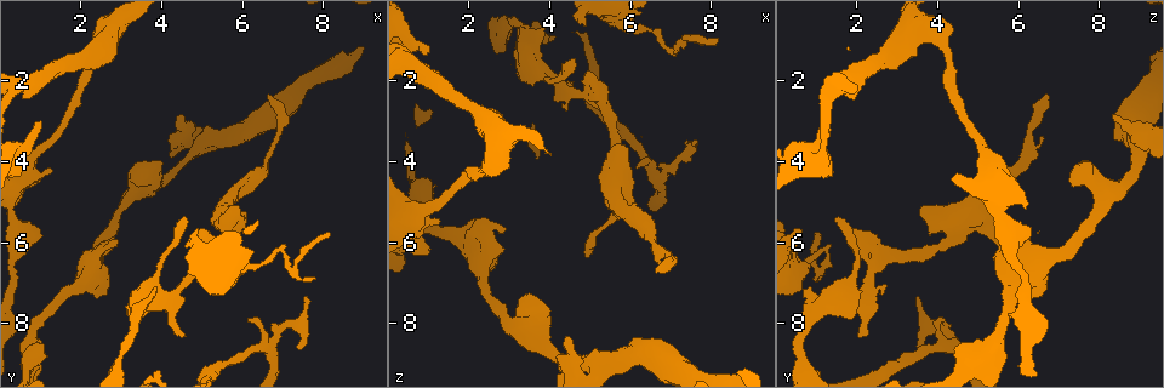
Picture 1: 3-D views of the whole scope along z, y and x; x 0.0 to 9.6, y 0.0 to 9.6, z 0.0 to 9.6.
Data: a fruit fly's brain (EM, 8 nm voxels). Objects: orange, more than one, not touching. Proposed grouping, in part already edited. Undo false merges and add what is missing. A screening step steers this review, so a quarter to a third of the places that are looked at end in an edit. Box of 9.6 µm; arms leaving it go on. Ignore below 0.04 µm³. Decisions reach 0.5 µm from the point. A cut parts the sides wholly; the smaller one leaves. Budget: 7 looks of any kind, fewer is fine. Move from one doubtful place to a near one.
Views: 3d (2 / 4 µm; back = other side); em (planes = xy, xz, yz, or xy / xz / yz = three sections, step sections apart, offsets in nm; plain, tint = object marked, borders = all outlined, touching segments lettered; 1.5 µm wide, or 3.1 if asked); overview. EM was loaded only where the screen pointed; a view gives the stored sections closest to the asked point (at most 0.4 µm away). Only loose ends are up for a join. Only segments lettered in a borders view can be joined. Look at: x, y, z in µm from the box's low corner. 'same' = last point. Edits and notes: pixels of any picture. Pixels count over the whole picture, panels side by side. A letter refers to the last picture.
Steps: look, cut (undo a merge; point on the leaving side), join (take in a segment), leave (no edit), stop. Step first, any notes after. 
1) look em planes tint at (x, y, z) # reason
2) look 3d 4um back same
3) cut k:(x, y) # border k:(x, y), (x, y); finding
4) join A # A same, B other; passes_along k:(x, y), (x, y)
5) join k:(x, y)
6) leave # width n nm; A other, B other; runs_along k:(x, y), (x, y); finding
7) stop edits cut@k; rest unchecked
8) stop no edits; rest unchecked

look 3d 4um at (5.95, 6.55, 0.60) # calibre changes

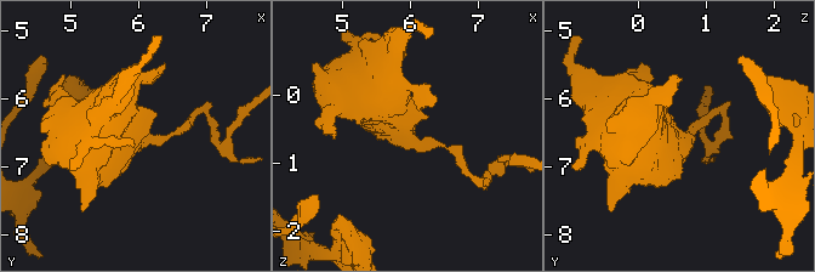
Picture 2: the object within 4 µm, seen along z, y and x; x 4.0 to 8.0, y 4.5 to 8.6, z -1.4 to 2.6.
look em planes borders at (6.05, 6.65, 0.65)

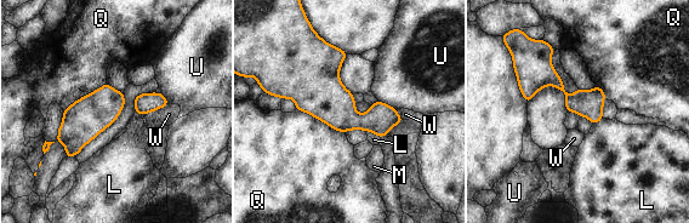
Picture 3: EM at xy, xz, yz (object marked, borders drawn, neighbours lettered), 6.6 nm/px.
leave # L other, M other, Q other, U other, W other; runs_along 3:(545, 47), (545, 70), (594, 120); continuous, no second neuron

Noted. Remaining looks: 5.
look em yz step 8 borders at (6.60, 8.55, 4.35) # arms part here

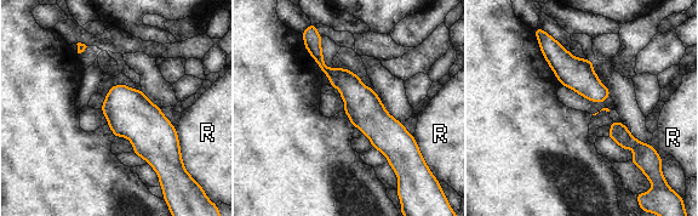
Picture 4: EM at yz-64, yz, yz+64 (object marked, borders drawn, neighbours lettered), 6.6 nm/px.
look em planes borders same # cut it another way

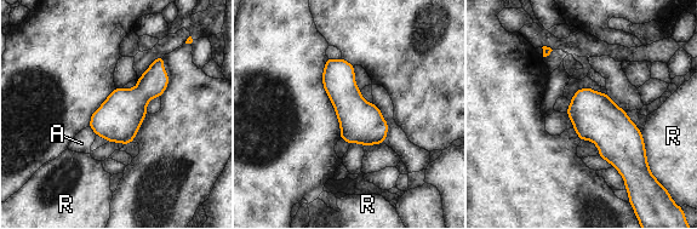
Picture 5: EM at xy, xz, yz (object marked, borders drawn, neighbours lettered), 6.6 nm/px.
leave # longest_contact R 220 nm; A other, R other; border 5:(89, 126), (97, 135); continuous, no second neuron

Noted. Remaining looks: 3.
look 3d 4um at (2.95, 9.10, 0.60) # thick turns thin

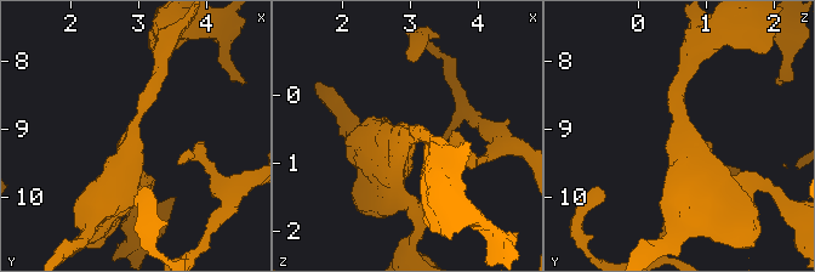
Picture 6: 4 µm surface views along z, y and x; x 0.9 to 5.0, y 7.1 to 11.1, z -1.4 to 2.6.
look em xz step 4 tint at (2.90, 9.10, 0.60) # arm_widths 220, 360 nm

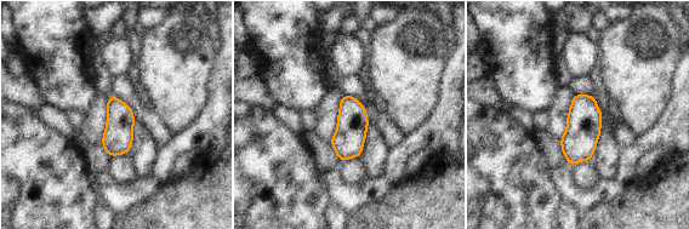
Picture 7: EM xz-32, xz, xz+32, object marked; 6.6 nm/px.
look em xz step 4 borders same # what lies round it

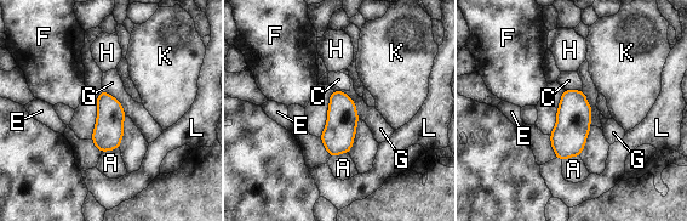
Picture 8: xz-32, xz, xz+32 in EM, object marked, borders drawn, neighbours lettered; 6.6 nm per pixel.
leave # width 200 nm; A other, C other, E other, F other, G other, H other, K other, L other; border 8:(333, 90), (351, 100), (360, 118); all the same neuron

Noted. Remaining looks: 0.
stop no edits; rest unchecked

